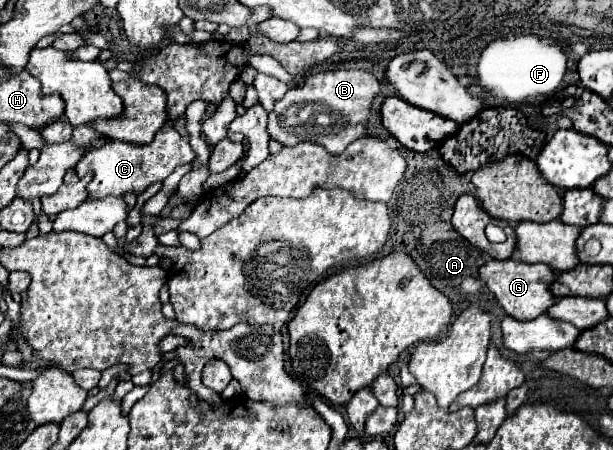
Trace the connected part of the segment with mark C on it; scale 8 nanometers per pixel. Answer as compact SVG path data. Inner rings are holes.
M166 122L164 128L158 130L158 134L154 136L150 144L136 146L136 144L128 144L120 140L110 140L102 148L88 150L82 156L82 160L76 164L76 172L78 176L84 176L88 172L94 174L92 182L88 184L88 198L100 200L104 196L124 196L126 192L134 192L138 196L150 184L164 182L178 166L192 164L194 160L196 160L196 154L192 146L188 144L188 138L176 132L170 122Z

